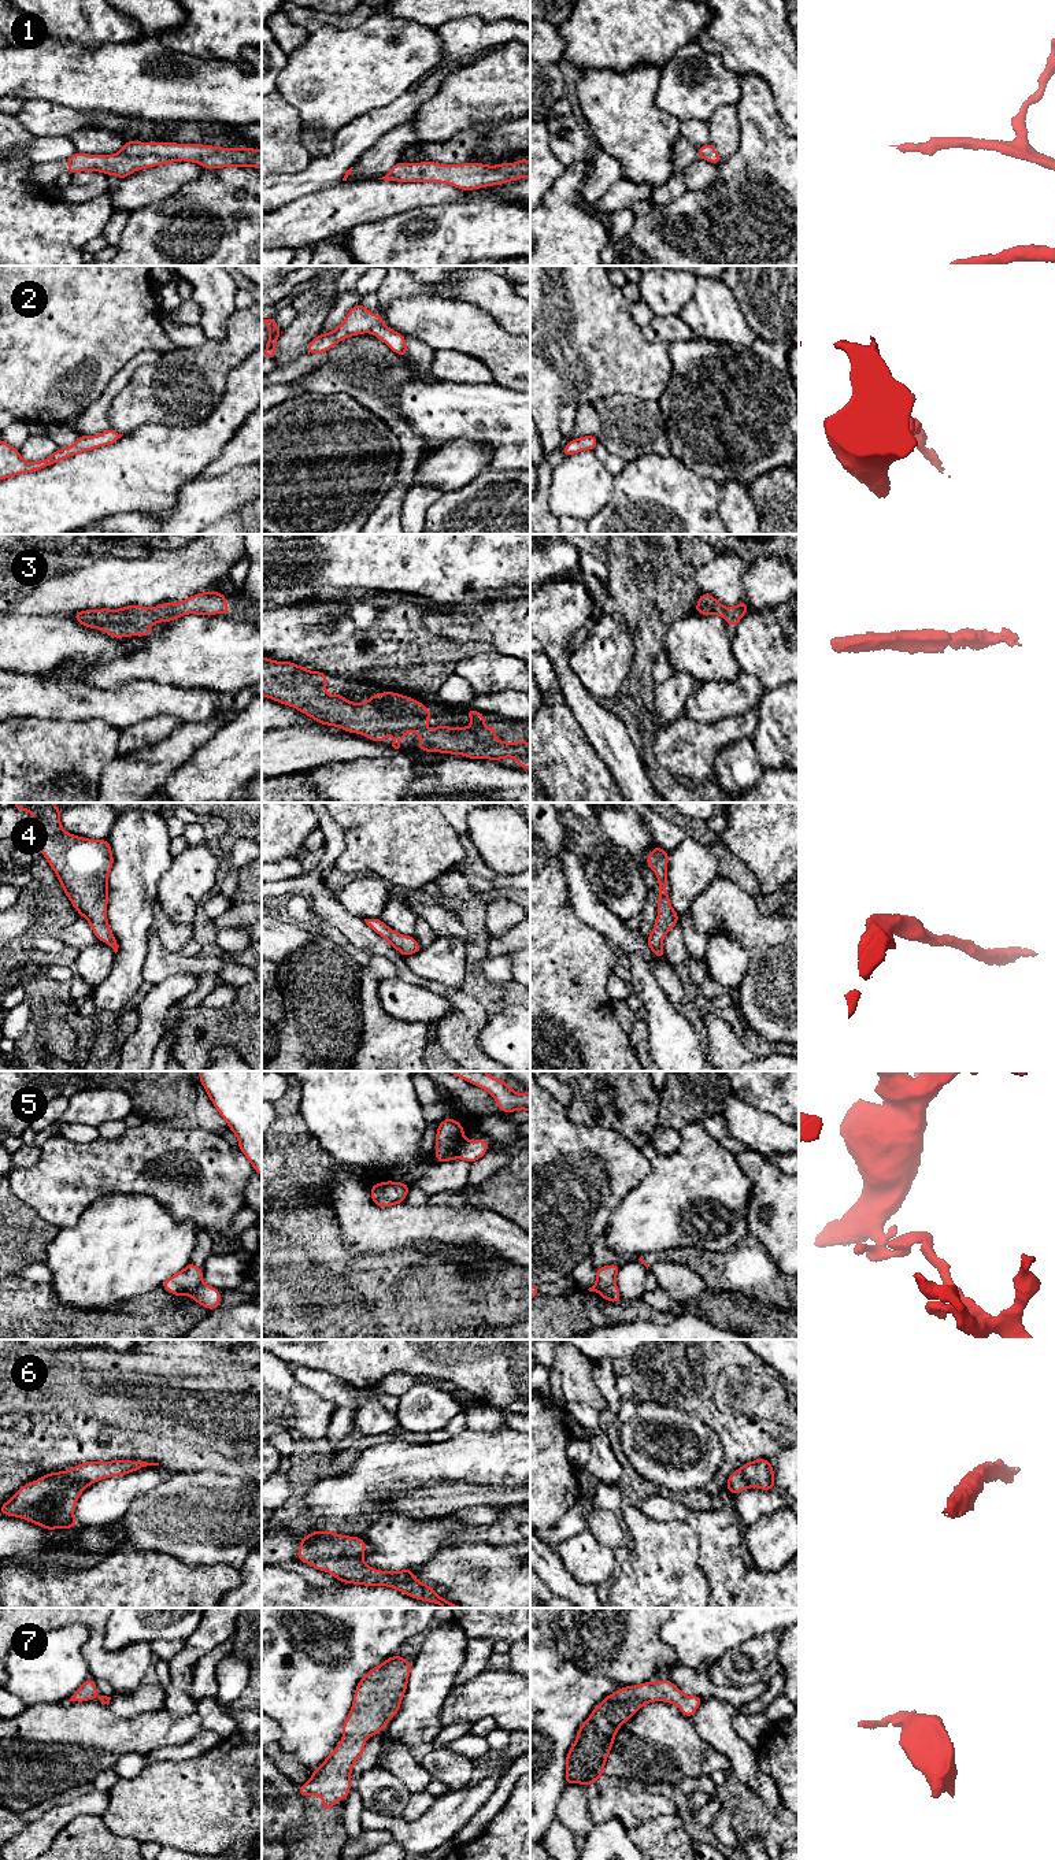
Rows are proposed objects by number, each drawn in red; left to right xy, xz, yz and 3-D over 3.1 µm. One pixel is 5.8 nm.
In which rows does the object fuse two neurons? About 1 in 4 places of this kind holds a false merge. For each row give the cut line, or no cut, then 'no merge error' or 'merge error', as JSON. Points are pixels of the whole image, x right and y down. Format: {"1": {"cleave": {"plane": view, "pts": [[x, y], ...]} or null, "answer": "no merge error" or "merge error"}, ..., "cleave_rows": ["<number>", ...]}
{"1": {"cleave": null, "answer": "no merge error"}, "2": {"cleave": null, "answer": "no merge error"}, "3": {"cleave": null, "answer": "no merge error"}, "4": {"cleave": null, "answer": "no merge error"}, "5": {"cleave": {"plane": "xz", "pts": [[466, 1140], [458, 1158]]}, "answer": "merge error"}, "6": {"cleave": null, "answer": "no merge error"}, "7": {"cleave": null, "answer": "no merge error"}, "cleave_rows": ["5"]}

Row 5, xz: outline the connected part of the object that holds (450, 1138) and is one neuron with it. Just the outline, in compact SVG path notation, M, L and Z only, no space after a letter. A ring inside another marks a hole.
M447 1118L437 1126L436 1134L436 1161L449 1161L459 1159L460 1149L466 1142L462 1124Z

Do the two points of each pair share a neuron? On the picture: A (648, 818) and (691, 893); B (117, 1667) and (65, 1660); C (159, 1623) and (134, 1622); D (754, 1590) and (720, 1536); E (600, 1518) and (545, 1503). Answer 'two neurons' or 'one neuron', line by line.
A: two neurons
B: two neurons
C: one neuron
D: one neuron
E: two neurons

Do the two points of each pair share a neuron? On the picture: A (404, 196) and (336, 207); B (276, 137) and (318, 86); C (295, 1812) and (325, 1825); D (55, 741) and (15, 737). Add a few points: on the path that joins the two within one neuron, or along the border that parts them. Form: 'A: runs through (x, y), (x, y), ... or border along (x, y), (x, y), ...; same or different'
A: runs through (388, 197), (352, 203); same
B: border along (276, 91), (299, 114), (300, 129); different
C: border along (300, 1785), (306, 1820), (288, 1844); different
D: runs through (45, 741), (25, 741); same

